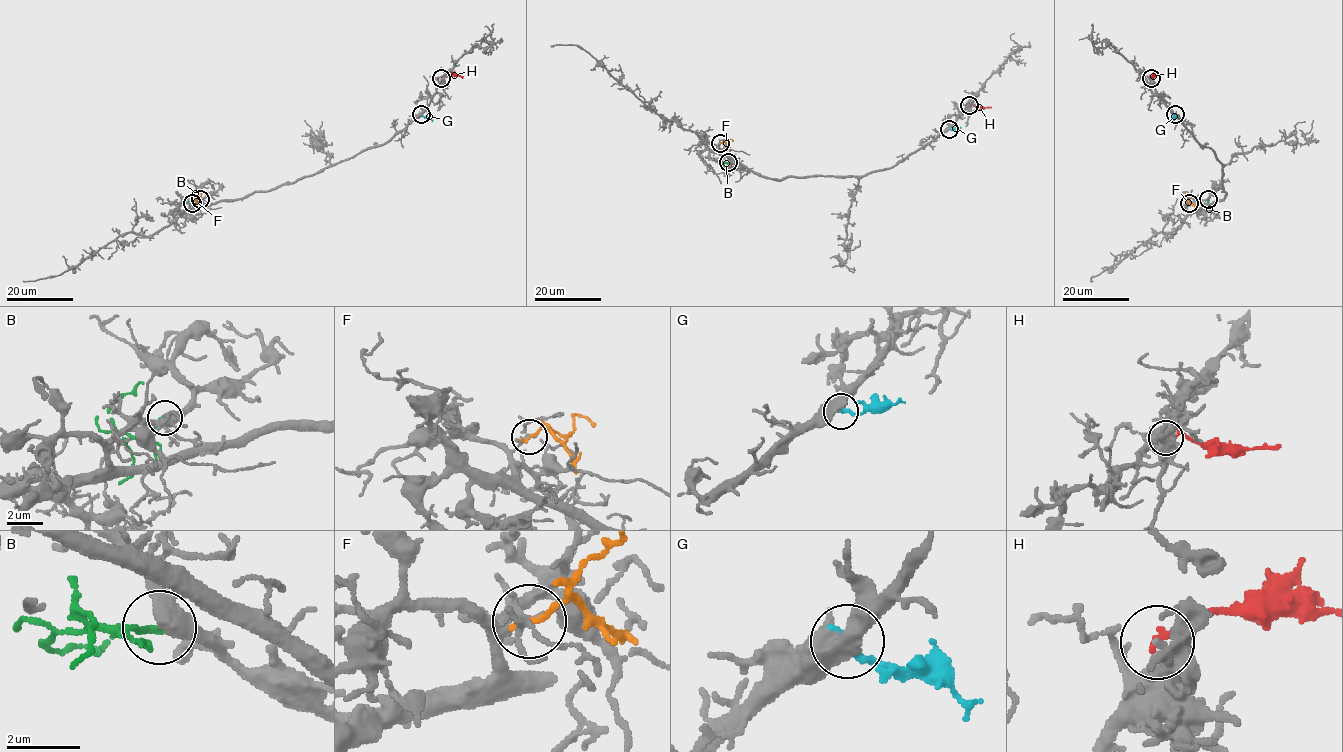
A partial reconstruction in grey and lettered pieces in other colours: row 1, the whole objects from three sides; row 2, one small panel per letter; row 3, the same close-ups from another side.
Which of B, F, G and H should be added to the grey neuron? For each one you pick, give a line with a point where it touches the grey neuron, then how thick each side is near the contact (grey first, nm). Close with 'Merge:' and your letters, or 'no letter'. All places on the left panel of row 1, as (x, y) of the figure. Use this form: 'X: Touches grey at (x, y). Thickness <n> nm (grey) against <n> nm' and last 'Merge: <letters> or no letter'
B: Touches grey at (200, 199). Thickness 400 nm (grey) against 160 nm
Merge: B

